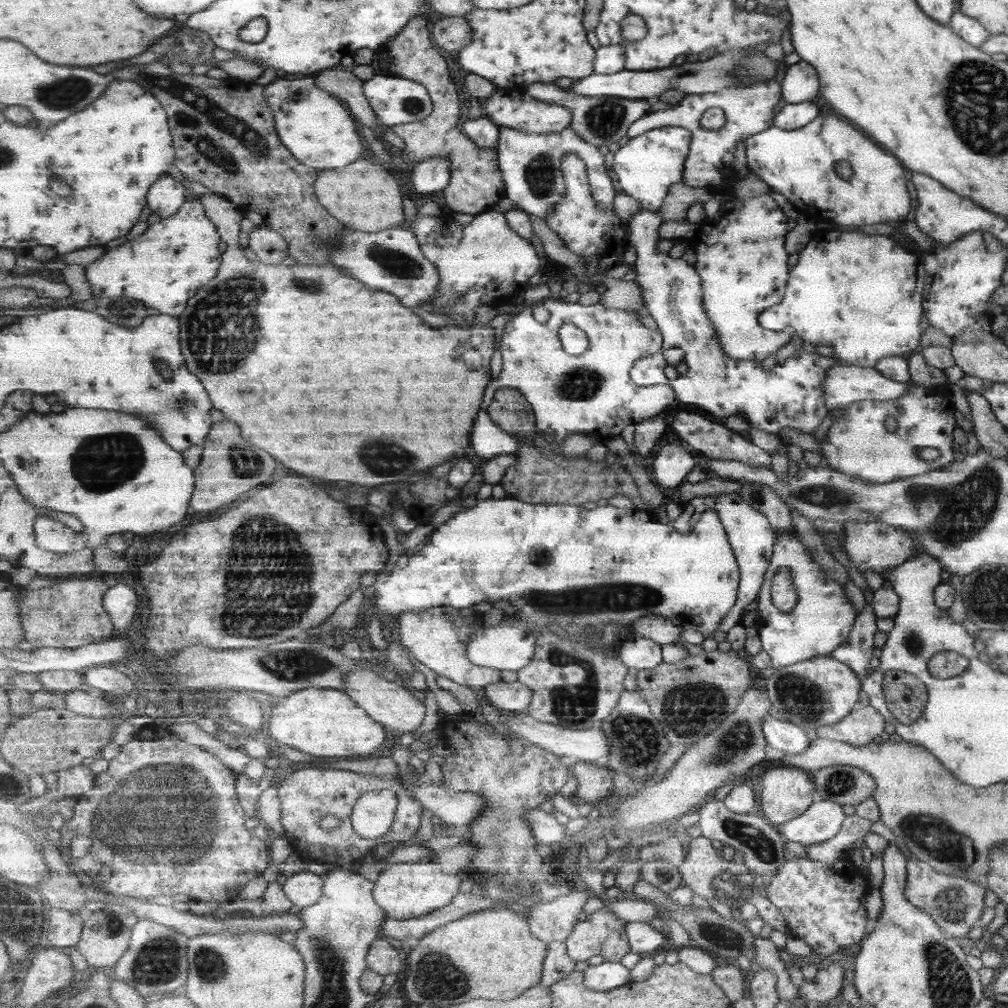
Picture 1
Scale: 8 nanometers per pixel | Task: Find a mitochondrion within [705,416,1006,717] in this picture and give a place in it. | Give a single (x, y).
(961, 510)

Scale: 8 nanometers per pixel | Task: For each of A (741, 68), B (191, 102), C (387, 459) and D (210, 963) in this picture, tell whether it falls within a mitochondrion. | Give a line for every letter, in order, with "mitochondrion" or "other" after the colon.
A: mitochondrion
B: mitochondrion
C: mitochondrion
D: mitochondrion

